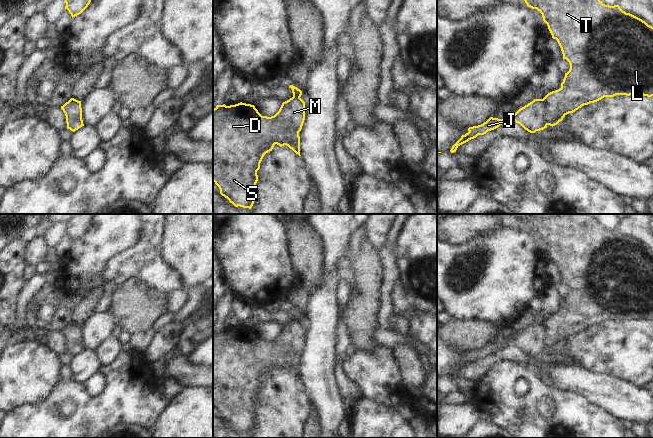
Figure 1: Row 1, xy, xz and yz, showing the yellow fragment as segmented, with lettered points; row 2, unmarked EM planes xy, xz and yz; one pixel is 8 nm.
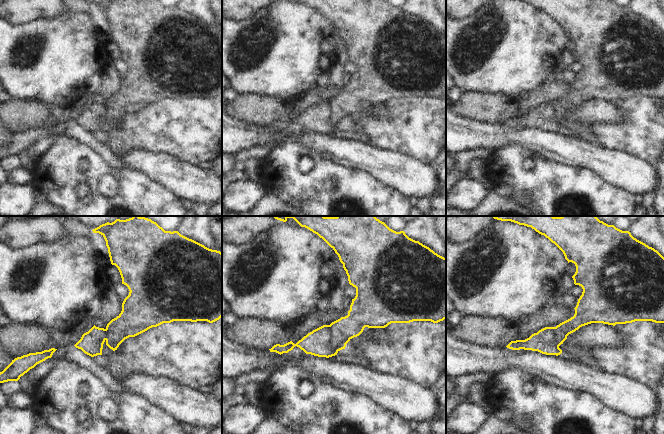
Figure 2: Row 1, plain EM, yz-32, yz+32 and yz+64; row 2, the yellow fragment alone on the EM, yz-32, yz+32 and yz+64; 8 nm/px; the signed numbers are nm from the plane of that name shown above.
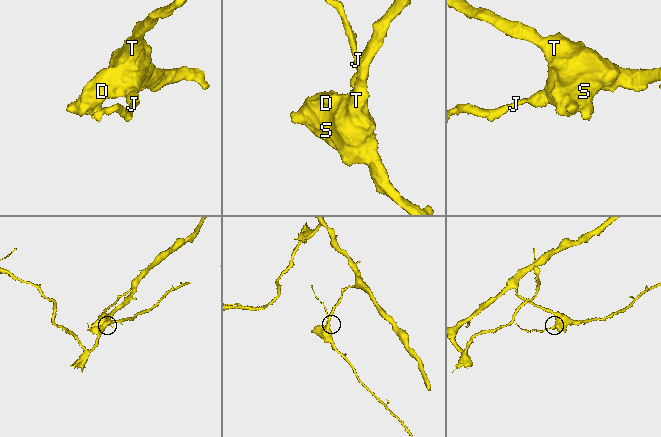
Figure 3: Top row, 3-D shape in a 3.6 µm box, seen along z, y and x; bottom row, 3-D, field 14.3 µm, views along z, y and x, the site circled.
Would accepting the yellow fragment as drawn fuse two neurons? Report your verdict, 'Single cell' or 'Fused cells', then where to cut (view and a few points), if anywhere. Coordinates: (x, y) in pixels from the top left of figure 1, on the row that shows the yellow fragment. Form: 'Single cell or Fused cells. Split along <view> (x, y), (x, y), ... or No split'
Fused cells. Split along yz (541, 99), (545, 105), (545, 122), (547, 124).

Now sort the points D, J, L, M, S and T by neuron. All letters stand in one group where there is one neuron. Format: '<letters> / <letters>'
D L M S T / J

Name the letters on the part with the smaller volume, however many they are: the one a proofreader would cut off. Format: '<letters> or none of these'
J

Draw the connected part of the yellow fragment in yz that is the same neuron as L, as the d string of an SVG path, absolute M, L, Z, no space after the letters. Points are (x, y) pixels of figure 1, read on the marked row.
M524 0L537 9L556 39L563 59L570 64L561 88L542 100L546 106L545 121L555 126L563 118L584 105L616 95L653 96L653 27L642 19L623 11L619 5L609 6L600 0Z

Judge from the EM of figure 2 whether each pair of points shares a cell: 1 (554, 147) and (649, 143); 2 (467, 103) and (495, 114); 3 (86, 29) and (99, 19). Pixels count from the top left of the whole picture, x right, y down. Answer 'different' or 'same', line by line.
1: different
2: same
3: different

